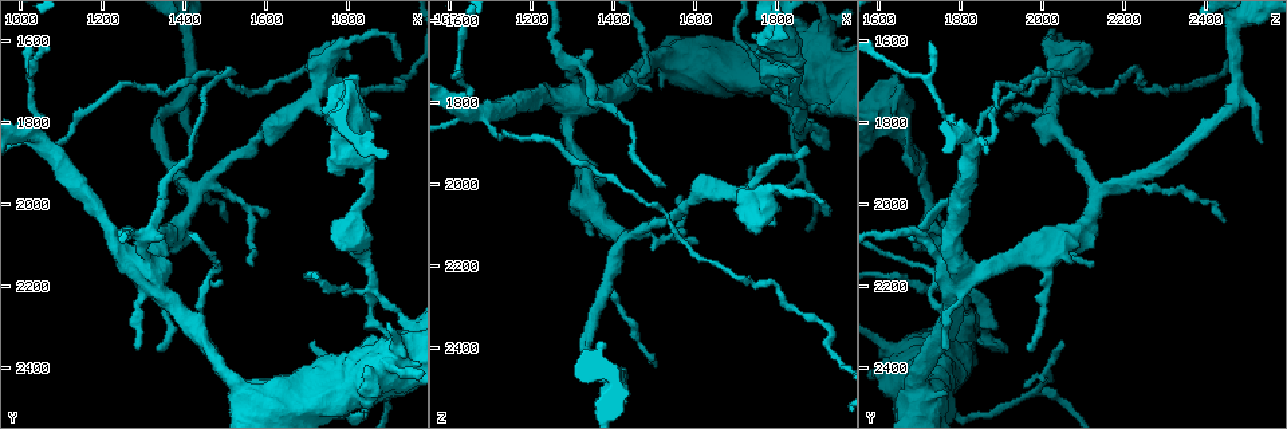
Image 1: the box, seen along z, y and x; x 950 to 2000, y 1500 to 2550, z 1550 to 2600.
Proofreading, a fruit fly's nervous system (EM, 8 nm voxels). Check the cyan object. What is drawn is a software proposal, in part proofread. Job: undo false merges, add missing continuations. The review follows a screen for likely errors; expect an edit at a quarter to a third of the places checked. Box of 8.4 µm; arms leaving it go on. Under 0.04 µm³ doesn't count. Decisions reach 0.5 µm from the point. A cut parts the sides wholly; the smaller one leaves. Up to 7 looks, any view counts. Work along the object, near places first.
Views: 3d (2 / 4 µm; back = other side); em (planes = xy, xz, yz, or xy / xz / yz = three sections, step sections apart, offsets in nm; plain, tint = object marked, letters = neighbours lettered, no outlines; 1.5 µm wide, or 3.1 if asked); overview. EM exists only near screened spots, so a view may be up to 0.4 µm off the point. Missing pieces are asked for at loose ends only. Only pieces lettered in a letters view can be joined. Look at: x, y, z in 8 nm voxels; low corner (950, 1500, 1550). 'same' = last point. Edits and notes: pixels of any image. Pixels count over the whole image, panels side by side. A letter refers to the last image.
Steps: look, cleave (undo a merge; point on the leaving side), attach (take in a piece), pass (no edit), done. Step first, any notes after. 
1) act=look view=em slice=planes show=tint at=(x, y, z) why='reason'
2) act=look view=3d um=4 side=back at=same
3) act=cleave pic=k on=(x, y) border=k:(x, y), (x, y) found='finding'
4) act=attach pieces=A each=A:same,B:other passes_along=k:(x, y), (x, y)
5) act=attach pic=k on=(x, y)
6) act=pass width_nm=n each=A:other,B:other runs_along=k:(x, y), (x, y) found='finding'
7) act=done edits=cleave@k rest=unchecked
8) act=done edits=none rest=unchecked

act=look view=em slice=xz step=4 show=letters at=(1565, 2145, 2030)

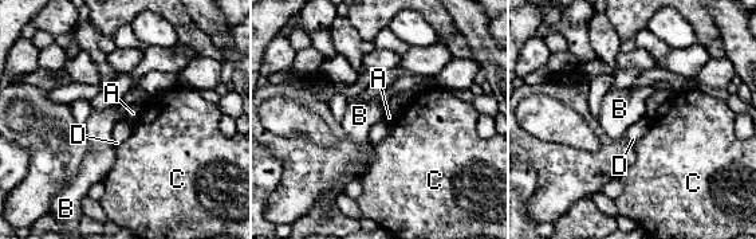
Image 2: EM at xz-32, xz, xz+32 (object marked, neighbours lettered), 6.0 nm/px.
act=look view=em slice=planes show=letters at=same

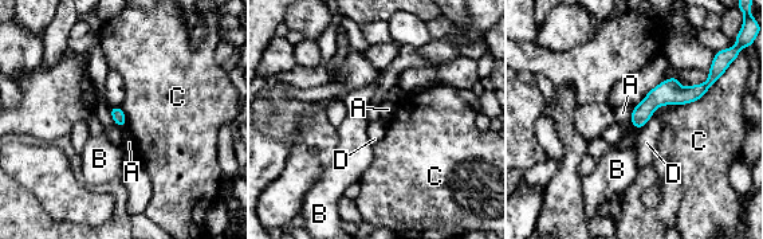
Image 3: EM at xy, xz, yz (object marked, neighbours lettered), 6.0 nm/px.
act=pass each=A:other,B:other,C:other,D:other runs_along=3:(707, 85), (660, 96), (634, 122) found='no lettered piece goes on from it'

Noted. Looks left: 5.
act=look view=em slice=planes show=letters at=(1875, 2215, 1815) why='abrupt turn'

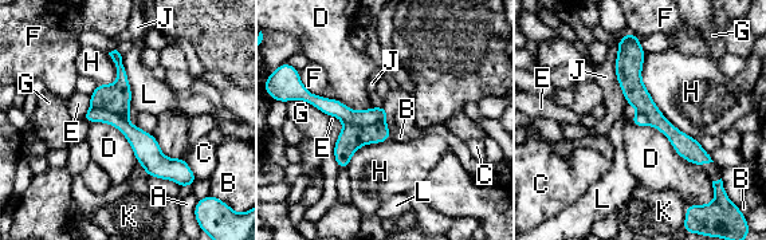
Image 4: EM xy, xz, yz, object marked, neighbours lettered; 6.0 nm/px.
act=cleave pic=4 on=(352, 137) each=A:other,B:other,C:other,D:other,E:other,F:other,G:other,H:other,J:other,K:other,L:other border=4:(384, 120), (376, 124), (345, 124) found='two neurons meet here'

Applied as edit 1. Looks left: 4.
act=look view=overview why='redraw'

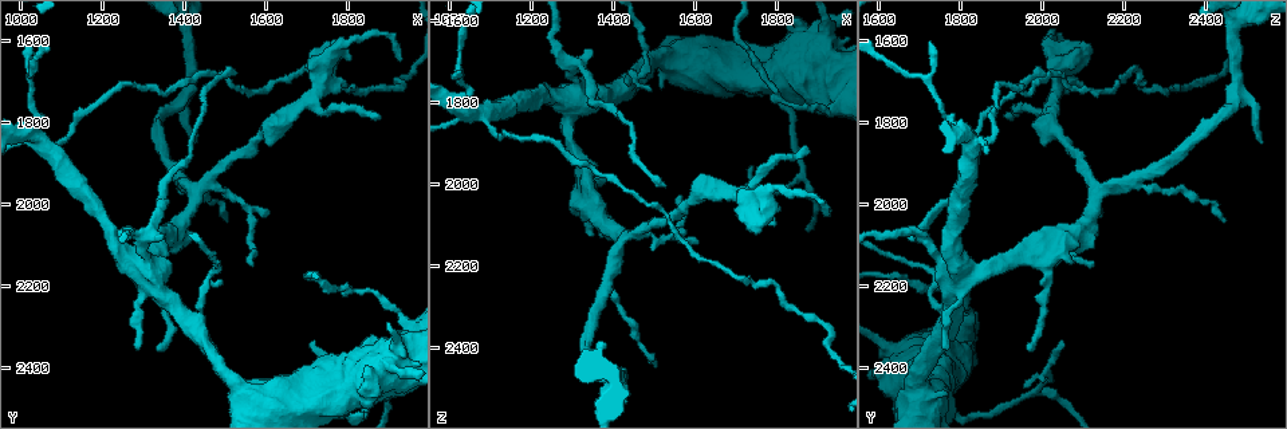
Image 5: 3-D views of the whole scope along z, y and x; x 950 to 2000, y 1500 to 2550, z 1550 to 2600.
act=look view=3d um=4 side=back at=(1040, 1775, 1765) why='calibre changes'

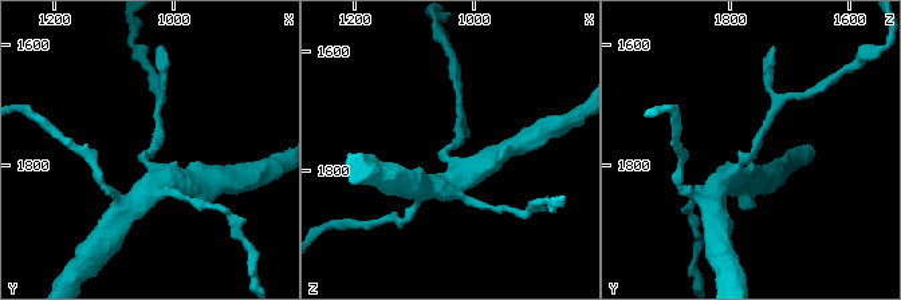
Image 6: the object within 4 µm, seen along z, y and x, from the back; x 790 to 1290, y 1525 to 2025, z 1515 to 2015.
act=look view=em slice=yz step=8 show=letters at=(1040, 1780, 1760) arms=3 why='now the EM'

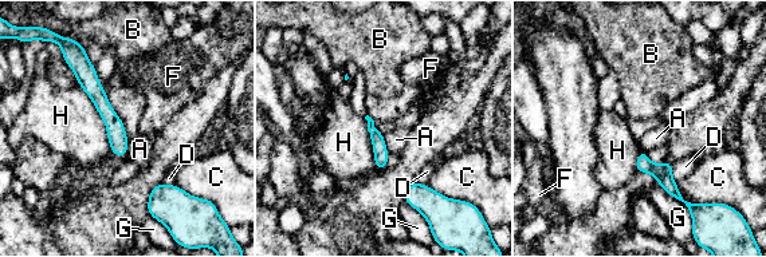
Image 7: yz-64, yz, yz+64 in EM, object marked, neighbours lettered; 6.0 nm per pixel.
act=pass each=A:other,B:other,C:other,D:other,F:other,G:other,H:other runs_along=7:(641, 155), (683, 201), (702, 213) found='continuous, no second neuron'

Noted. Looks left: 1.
act=done edits=cleave@4 rest=unchecked

